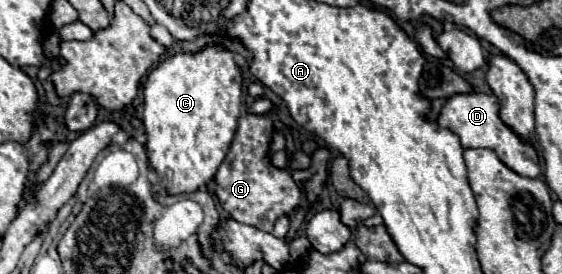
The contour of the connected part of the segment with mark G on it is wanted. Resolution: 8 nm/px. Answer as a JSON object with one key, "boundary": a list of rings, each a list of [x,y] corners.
{"boundary":[[[272,109],[268,115],[262,117],[252,113],[240,117],[232,147],[216,173],[216,185],[218,185],[216,195],[222,207],[230,213],[230,217],[234,221],[262,229],[266,233],[272,233],[274,221],[280,215],[290,215],[300,203],[300,189],[296,187],[290,171],[276,169],[270,165],[268,143],[274,131],[274,123],[272,123],[274,113],[276,109]]]}

